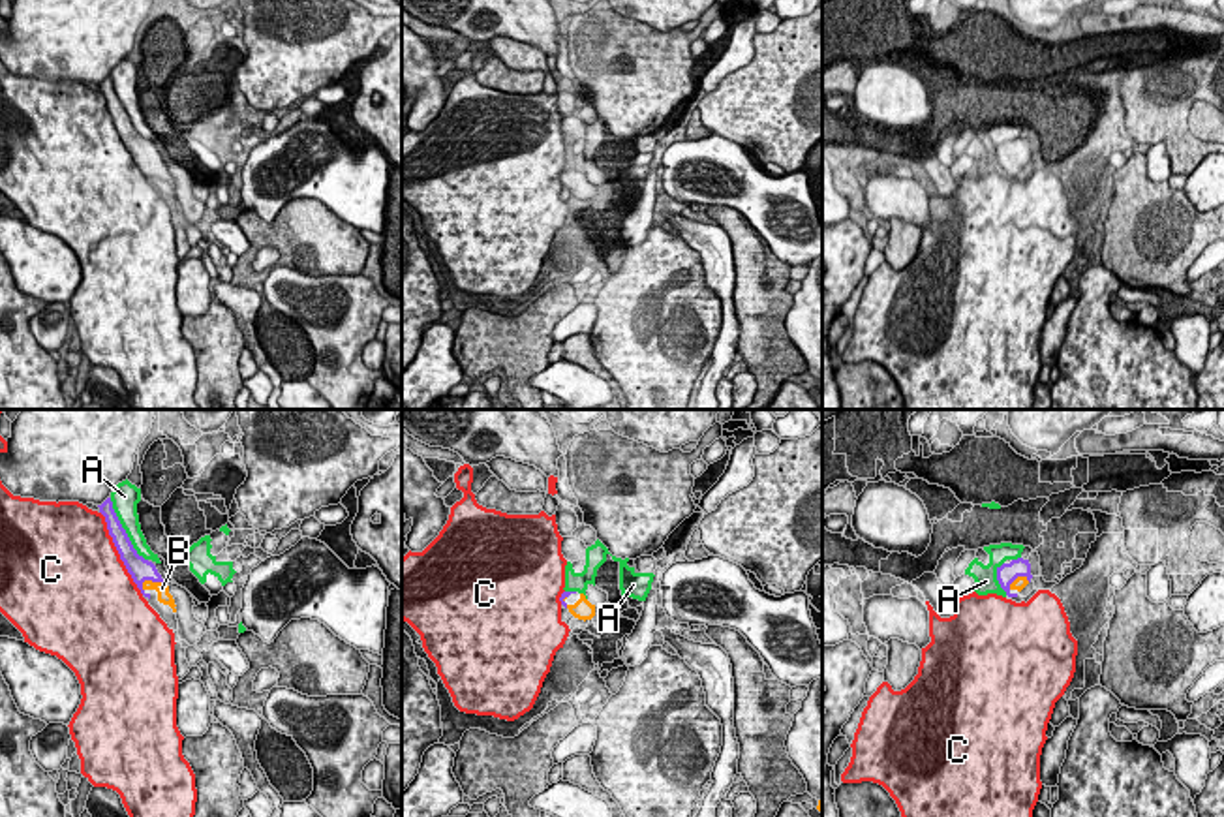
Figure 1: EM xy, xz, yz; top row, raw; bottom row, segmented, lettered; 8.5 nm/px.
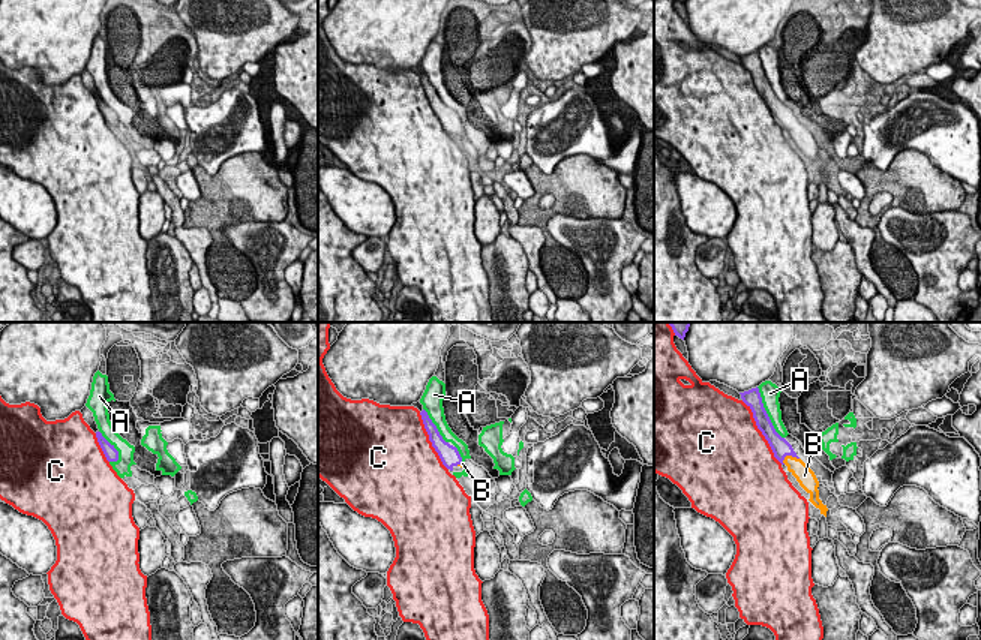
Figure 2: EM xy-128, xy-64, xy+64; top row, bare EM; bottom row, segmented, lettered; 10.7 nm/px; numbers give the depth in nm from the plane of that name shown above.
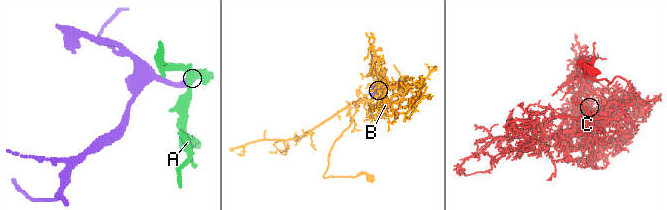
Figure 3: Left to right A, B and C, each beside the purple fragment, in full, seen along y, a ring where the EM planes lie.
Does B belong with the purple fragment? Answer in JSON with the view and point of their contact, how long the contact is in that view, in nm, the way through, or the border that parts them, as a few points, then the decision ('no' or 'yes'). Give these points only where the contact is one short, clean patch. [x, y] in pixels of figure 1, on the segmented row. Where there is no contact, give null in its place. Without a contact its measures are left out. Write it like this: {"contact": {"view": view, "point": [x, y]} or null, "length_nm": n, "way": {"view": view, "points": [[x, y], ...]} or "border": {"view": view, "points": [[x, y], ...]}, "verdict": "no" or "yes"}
{"contact": {"view": "xy", "point": [149, 579]}, "length_nm": 200, "way": {"view": "xy", "points": [[141, 570], [149, 579], [162, 588]]}, "verdict": "yes"}

